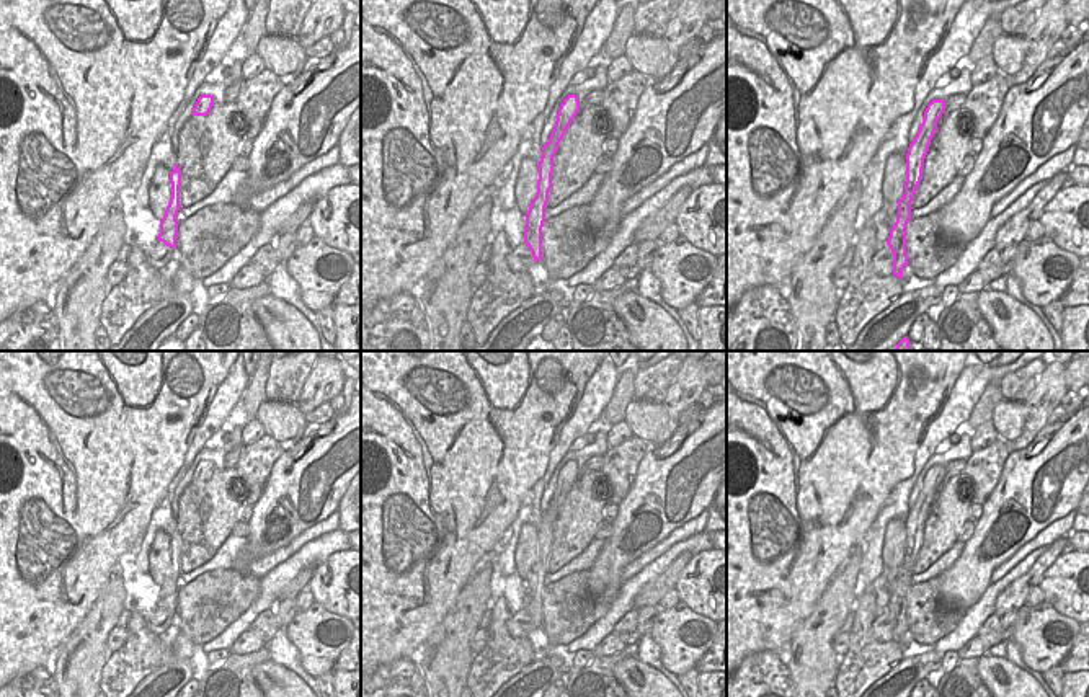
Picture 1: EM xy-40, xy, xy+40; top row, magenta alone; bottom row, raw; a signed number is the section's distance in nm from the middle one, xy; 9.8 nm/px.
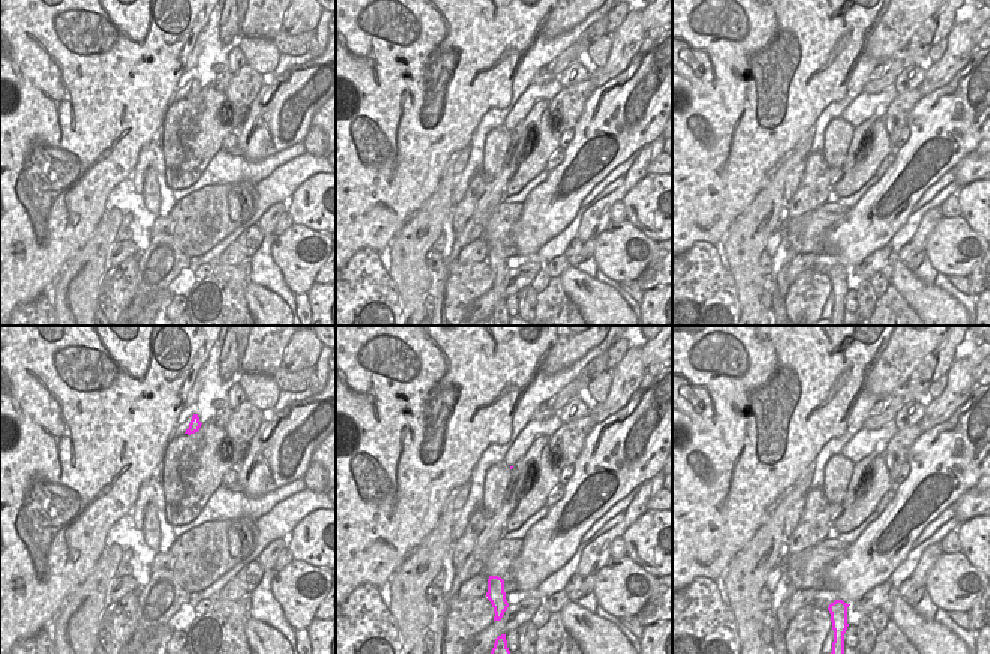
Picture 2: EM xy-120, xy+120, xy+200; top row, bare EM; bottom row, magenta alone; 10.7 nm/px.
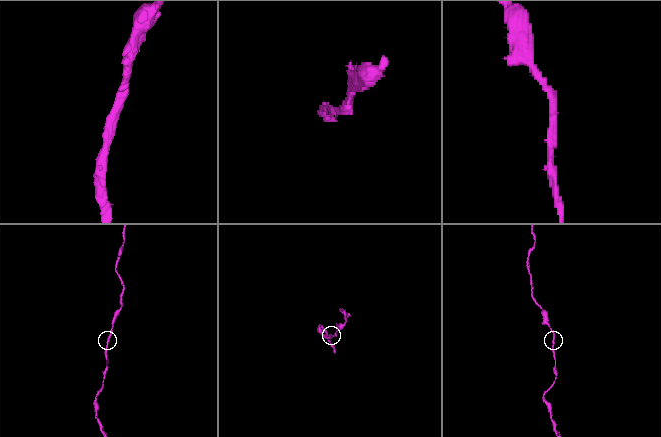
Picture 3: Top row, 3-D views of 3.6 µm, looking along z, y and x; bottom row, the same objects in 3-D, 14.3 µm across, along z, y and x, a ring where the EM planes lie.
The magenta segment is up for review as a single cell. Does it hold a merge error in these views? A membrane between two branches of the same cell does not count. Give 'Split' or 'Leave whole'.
Leave whole

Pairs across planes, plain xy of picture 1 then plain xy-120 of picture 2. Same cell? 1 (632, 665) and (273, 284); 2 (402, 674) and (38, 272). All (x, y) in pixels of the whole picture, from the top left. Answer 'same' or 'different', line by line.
1: different
2: different

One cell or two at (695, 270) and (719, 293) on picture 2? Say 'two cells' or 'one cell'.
one cell

